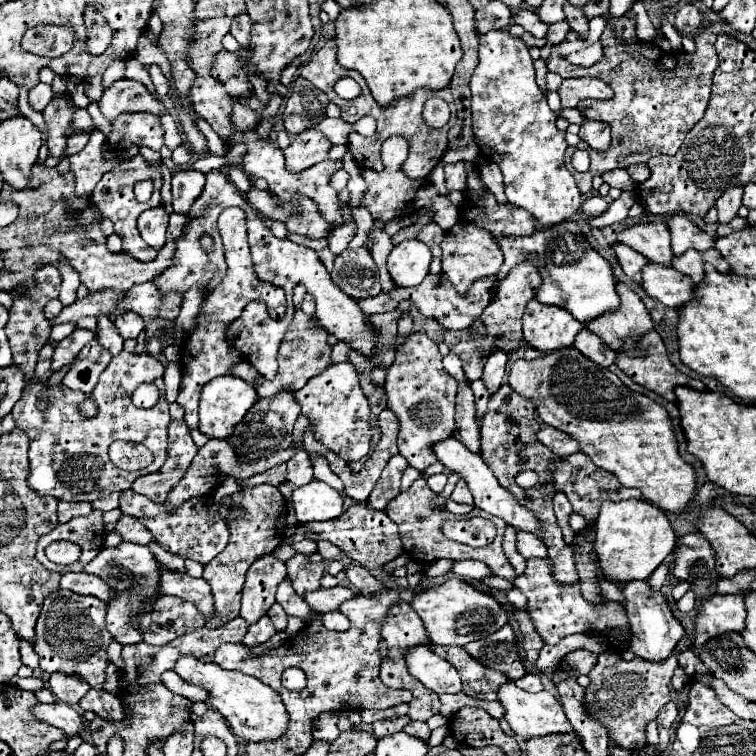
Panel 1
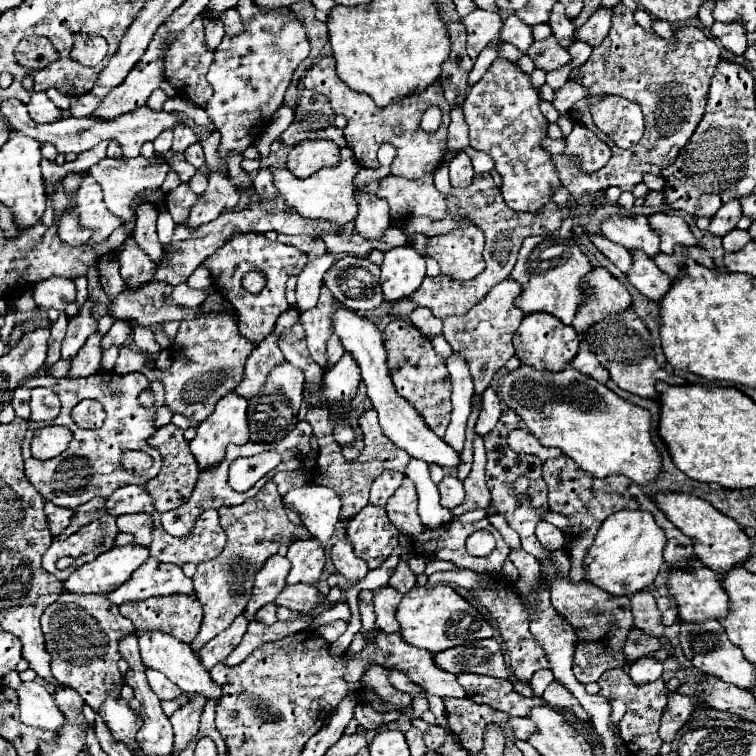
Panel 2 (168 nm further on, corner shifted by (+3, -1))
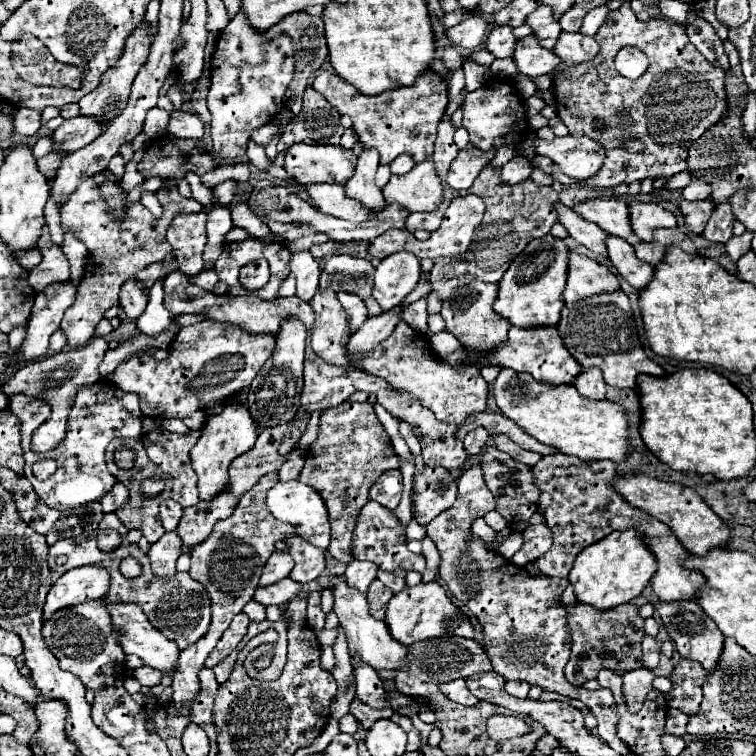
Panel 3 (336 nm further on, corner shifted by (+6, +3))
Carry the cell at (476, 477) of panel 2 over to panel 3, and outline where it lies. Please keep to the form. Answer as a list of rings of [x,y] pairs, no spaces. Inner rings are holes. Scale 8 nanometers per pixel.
[[[473,465],[465,469],[459,479],[459,495],[451,509],[441,513],[427,525],[427,537],[433,539],[441,563],[439,577],[447,583],[449,593],[469,607],[483,627],[483,649],[493,665],[493,671],[501,677],[527,681],[543,691],[555,691],[571,699],[583,701],[599,721],[599,737],[621,755],[631,753],[629,747],[617,737],[617,707],[609,689],[589,691],[585,687],[573,687],[565,681],[563,669],[571,655],[571,633],[567,613],[561,609],[559,597],[567,587],[559,577],[533,577],[525,567],[503,569],[509,565],[499,553],[491,553],[485,543],[471,531],[471,523],[493,511],[495,497],[487,489],[481,467]]]

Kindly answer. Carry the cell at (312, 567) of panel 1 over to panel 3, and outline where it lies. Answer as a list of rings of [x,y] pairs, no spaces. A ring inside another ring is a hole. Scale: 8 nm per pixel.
[[[297,535],[285,537],[283,543],[289,547],[289,555],[295,561],[295,567],[289,575],[293,581],[305,585],[305,583],[315,581],[323,573],[323,569],[325,569],[325,551],[323,549],[309,545],[305,539],[301,539]]]

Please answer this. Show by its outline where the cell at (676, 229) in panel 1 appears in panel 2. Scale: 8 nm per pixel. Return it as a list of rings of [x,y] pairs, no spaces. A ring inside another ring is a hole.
[[[654,213],[648,217],[652,229],[656,231],[656,235],[660,237],[660,251],[672,255],[676,245],[684,245],[684,247],[692,247],[698,245],[698,241],[694,239],[690,227],[684,223],[684,219],[680,215],[666,215],[666,213]]]

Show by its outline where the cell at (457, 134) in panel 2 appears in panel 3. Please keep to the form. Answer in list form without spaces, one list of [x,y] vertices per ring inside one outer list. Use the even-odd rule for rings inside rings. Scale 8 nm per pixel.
[[[457,69],[457,73],[453,73],[453,77],[449,79],[449,99],[455,99],[465,87],[465,75],[463,69]]]

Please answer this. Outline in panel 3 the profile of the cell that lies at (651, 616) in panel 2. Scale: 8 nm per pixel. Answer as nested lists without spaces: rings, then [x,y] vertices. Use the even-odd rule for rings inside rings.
[[[645,635],[645,639],[643,639],[643,667],[653,671],[657,667],[657,663],[659,663],[659,645],[653,637]]]

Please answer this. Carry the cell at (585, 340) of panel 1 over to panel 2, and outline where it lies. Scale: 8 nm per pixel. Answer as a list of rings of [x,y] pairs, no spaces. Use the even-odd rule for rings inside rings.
[[[580,341],[580,349],[578,349],[578,355],[572,359],[572,367],[598,381],[608,379],[608,371],[600,365],[600,361],[598,361],[596,353],[590,349],[588,341]]]

